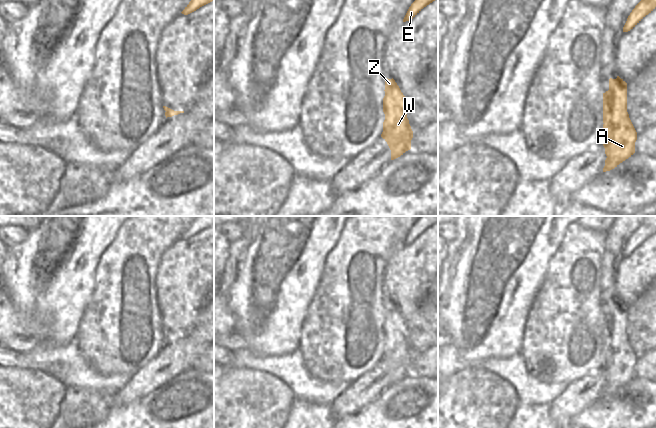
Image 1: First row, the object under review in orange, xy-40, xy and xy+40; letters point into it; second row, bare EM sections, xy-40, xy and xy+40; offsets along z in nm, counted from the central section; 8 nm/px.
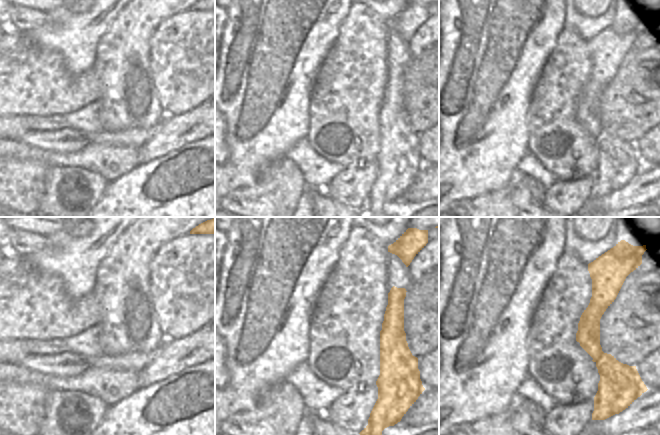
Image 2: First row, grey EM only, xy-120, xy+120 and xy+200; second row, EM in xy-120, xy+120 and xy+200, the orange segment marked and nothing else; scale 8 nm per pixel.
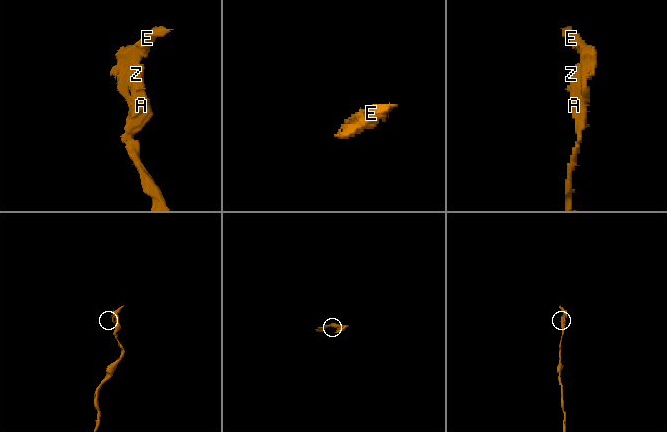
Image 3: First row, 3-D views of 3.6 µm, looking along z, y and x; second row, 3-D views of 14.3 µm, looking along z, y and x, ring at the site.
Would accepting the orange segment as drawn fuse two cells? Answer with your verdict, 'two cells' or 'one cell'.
two cells

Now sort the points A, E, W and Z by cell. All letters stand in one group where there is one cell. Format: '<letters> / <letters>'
A W Z / E

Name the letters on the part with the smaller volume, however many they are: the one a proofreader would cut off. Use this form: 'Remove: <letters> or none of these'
Remove: E

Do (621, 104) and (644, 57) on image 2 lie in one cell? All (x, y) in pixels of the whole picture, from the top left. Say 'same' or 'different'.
same

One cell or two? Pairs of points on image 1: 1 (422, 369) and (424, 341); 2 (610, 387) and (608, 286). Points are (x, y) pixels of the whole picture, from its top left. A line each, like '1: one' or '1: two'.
1: two
2: one

